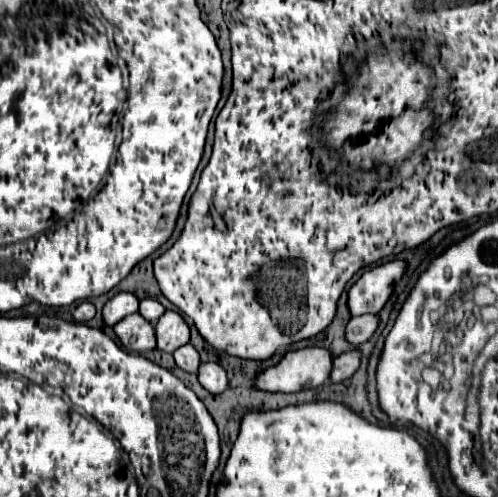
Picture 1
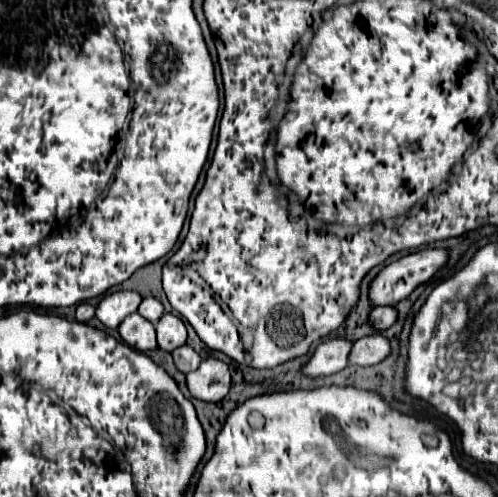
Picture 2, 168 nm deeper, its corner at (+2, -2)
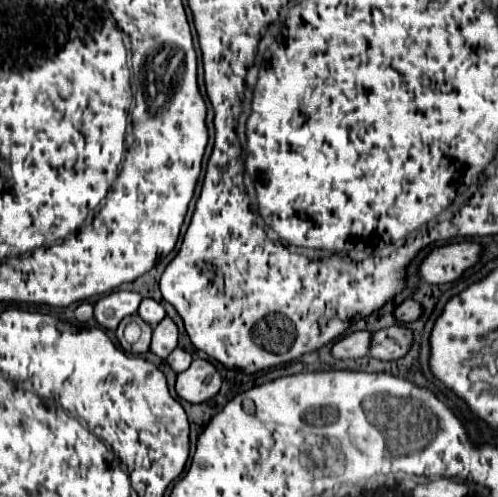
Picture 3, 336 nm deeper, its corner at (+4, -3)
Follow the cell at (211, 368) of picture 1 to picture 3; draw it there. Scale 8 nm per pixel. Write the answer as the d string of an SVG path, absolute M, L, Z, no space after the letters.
M194 359L192 365L178 373L176 393L188 403L204 403L212 399L222 387L222 375L214 363L206 359Z

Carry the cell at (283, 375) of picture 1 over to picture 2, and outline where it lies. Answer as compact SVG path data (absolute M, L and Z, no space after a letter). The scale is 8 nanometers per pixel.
M330 340L322 342L312 360L302 368L306 376L328 376L344 370L348 366L348 356L352 350L352 342L348 340Z

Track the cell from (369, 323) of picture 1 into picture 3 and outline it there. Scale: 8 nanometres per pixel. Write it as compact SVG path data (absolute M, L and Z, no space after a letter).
M406 299L406 301L402 301L396 309L394 309L394 317L398 319L398 323L410 323L410 321L416 321L418 317L420 317L420 313L422 313L422 307L416 303L416 301L412 301L412 299Z

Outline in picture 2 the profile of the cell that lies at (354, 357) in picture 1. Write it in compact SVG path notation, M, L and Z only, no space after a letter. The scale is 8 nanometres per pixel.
M376 332L376 334L370 334L354 342L350 364L372 366L372 364L386 360L388 354L390 354L390 340L382 332Z

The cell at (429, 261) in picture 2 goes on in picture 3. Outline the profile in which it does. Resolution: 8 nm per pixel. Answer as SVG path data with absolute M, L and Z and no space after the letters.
M472 241L434 247L418 265L424 283L450 283L478 261L482 247Z

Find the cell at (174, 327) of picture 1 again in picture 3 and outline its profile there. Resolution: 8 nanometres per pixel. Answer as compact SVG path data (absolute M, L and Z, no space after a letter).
M164 317L152 333L152 347L150 351L156 353L158 357L166 359L178 345L178 327L170 317Z

